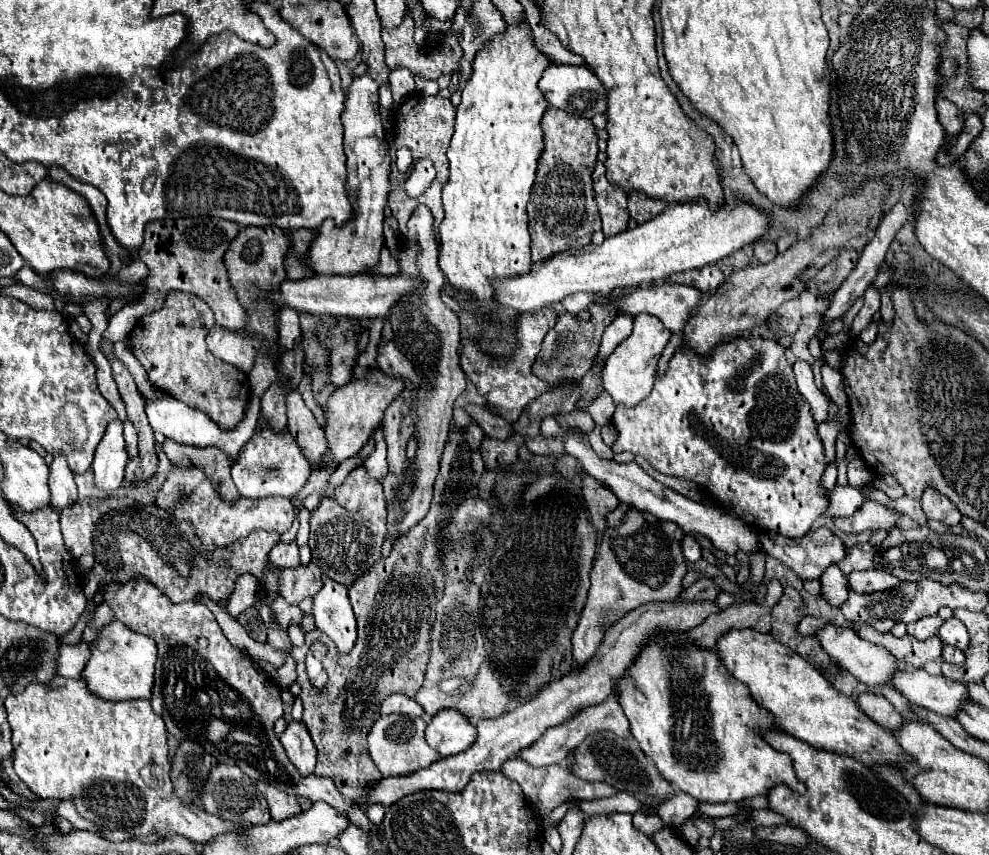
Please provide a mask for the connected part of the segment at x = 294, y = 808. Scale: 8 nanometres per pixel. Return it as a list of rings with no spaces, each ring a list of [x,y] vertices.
[[[257,782],[257,790],[265,796],[273,820],[281,822],[285,818],[293,818],[295,814],[301,814],[301,806],[295,796],[283,794],[281,790],[275,790],[273,786],[267,786],[263,782]]]

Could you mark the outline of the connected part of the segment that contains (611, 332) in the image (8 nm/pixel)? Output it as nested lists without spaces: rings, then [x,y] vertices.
[[[619,316],[615,318],[609,326],[607,326],[607,332],[603,334],[603,342],[601,342],[601,350],[599,350],[599,360],[601,364],[605,362],[605,358],[617,348],[617,344],[627,338],[627,334],[631,334],[631,322],[633,318],[627,318],[627,316]]]

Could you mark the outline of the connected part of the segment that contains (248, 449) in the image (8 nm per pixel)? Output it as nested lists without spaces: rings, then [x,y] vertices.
[[[263,430],[253,436],[247,446],[239,452],[237,462],[231,466],[231,478],[243,498],[265,498],[265,496],[287,496],[293,498],[309,480],[311,466],[305,460],[301,448],[289,434],[273,434]]]

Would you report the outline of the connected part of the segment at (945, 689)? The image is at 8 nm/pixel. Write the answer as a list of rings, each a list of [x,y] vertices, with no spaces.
[[[897,670],[893,674],[891,686],[917,706],[927,706],[935,714],[955,716],[959,706],[967,702],[967,688],[961,682],[949,680],[945,676],[931,676],[921,670]]]

